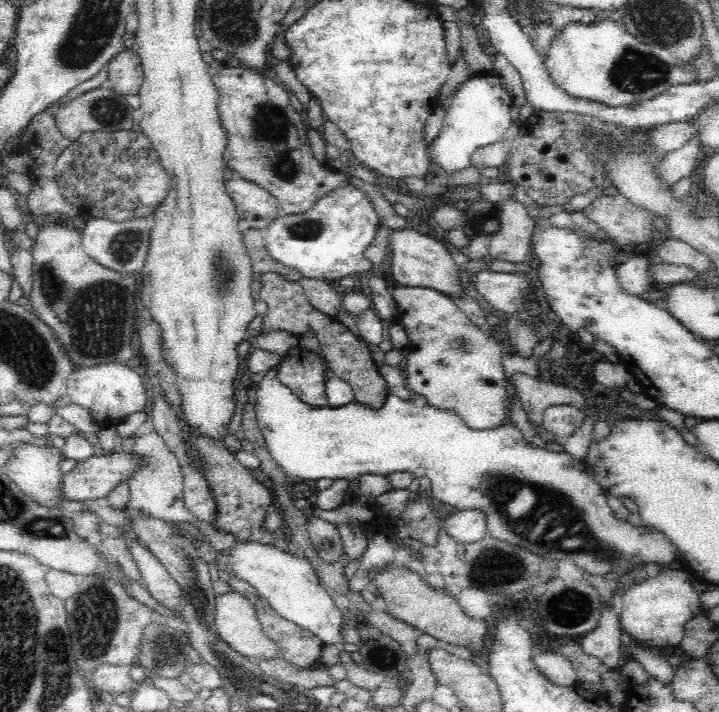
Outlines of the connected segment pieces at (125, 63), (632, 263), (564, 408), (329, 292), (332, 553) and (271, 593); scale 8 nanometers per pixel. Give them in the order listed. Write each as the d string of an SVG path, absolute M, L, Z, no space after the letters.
M134 49L120 52L107 66L108 78L113 90L124 97L139 94L142 87L143 70L140 57Z
M641 255L632 256L617 266L616 278L620 288L632 296L640 296L652 283L652 263Z
M562 403L549 406L543 414L544 429L549 431L556 439L563 441L572 436L572 433L586 418L586 411Z
M299 278L299 283L303 286L303 291L308 302L316 311L328 316L336 317L343 309L339 292L330 286L325 279Z
M313 515L307 522L308 536L322 561L326 562L326 564L338 562L345 552L336 525Z
M236 542L230 554L218 554L214 562L220 571L228 573L232 569L238 579L250 583L260 597L264 597L282 618L311 632L325 644L336 644L341 647L346 643L342 636L344 633L342 626L344 622L351 623L352 614L344 616L342 610L336 607L308 559L301 560L288 550L282 551L272 545Z

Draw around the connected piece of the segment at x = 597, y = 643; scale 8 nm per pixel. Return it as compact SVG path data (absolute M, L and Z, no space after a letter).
M612 603L603 605L598 626L586 634L580 646L585 654L601 661L603 668L619 669L622 658L622 645L626 637L619 624L619 614L614 611Z

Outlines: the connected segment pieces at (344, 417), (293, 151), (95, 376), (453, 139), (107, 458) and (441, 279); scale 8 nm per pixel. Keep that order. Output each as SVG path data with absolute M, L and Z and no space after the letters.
M276 364L257 384L255 406L267 449L286 474L317 481L320 478L352 480L365 474L386 476L408 471L414 477L429 479L438 501L460 510L480 510L486 514L488 532L494 538L532 550L546 560L572 559L586 573L606 579L618 579L631 571L640 571L646 564L686 570L684 554L662 532L644 526L639 528L615 518L607 504L606 492L594 481L585 462L563 450L548 451L526 442L524 435L510 422L488 430L472 430L451 410L438 410L428 404L416 407L413 401L402 400L395 394L388 394L378 410L355 400L338 408L314 407L300 401L290 387L275 377L278 369L279 364Z
M204 53L204 60L218 92L216 109L227 138L223 160L235 176L244 177L264 187L279 202L281 214L286 215L310 210L328 191L349 183L349 177L344 173L330 172L314 158L306 136L306 123L302 120L301 113L290 105L288 92L282 86L252 69L243 66L230 68L226 63L215 61L210 53Z
M118 362L74 368L67 380L65 395L72 403L88 409L94 422L104 428L117 424L122 416L126 419L134 412L148 410L149 406L142 373L135 372L126 364Z
M472 75L471 79L458 86L458 91L447 103L442 128L430 148L426 148L430 164L436 162L447 174L462 172L464 168L472 167L472 153L500 140L510 128L513 122L510 117L512 106L511 96L507 94L496 75Z
M128 452L91 456L62 475L61 491L68 501L98 500L128 479L139 467L139 460Z
M408 227L394 229L388 242L392 249L391 271L394 280L400 286L430 288L441 292L444 296L462 298L464 291L458 277L458 266L454 263L448 249L429 235L422 235Z

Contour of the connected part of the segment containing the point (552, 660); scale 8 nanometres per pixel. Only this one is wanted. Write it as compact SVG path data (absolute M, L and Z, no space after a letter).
M544 652L536 654L533 658L538 671L552 683L558 686L570 686L576 684L577 674L568 658L562 654Z

